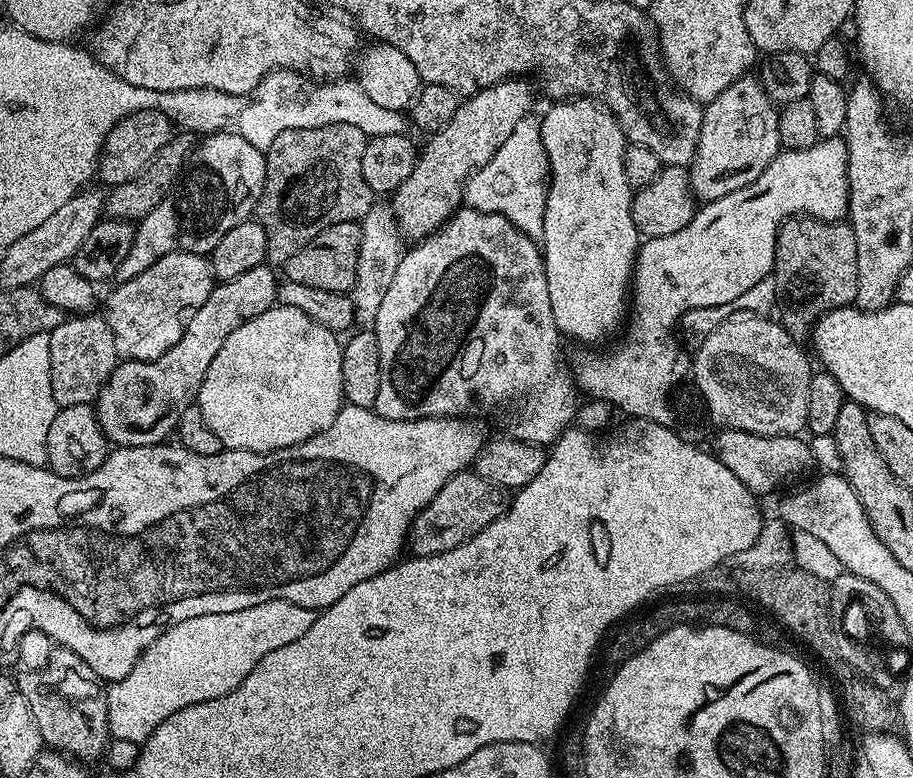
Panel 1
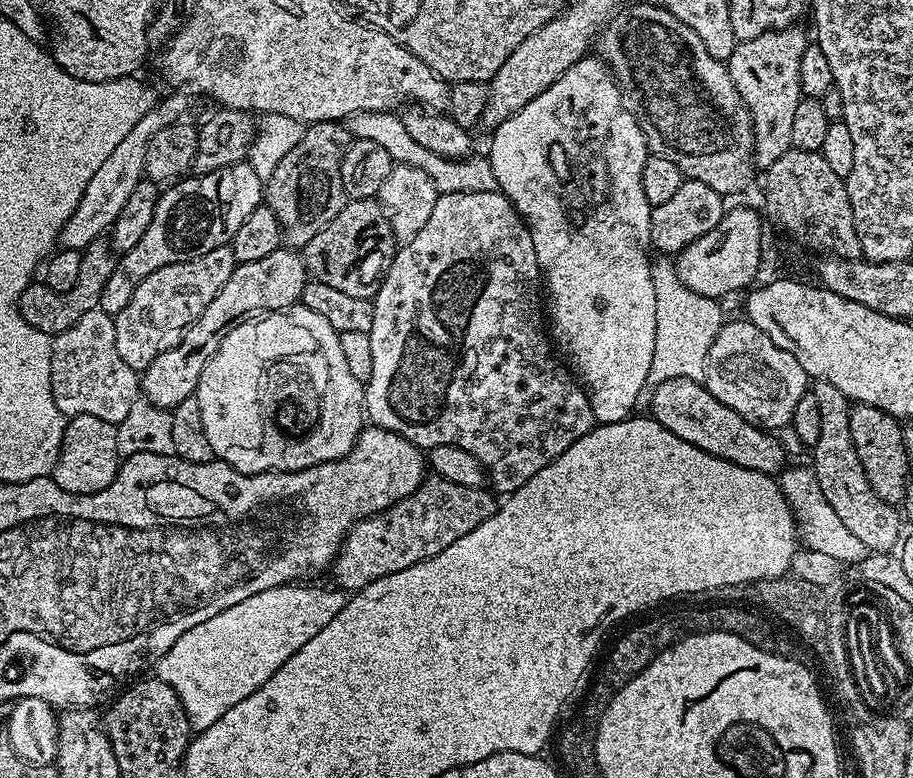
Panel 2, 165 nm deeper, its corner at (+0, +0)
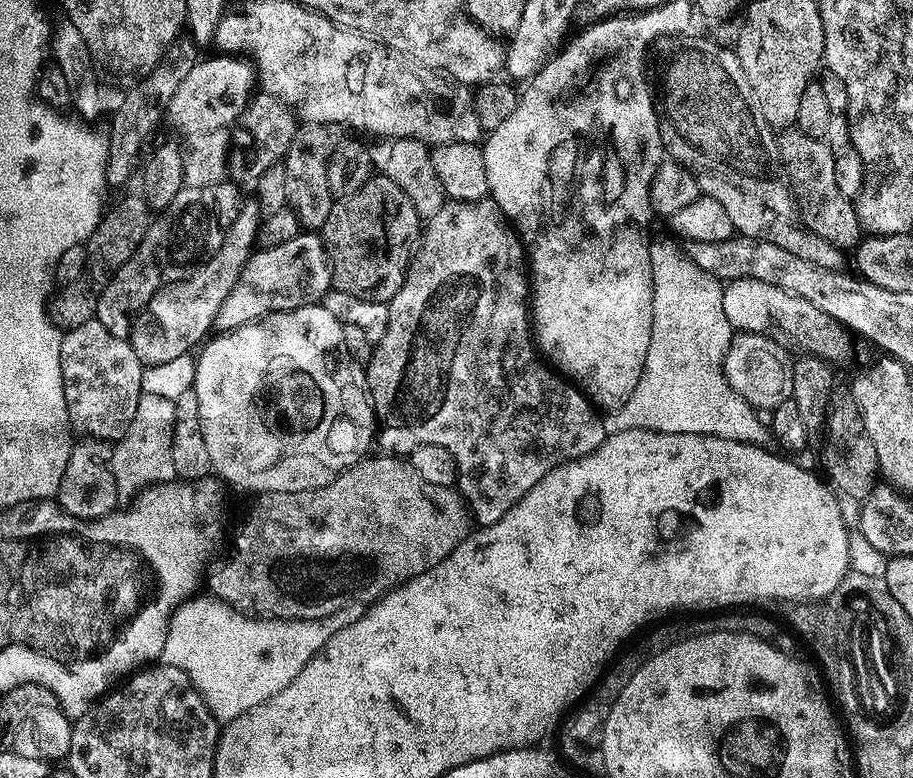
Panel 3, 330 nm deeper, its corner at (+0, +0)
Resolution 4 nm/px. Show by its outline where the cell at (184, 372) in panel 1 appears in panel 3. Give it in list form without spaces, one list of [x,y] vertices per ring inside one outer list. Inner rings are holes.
[[[302,230],[290,242],[282,242],[282,246],[260,248],[253,251],[251,258],[246,262],[234,290],[226,294],[222,306],[216,315],[216,324],[220,332],[229,332],[247,324],[253,324],[268,316],[271,312],[289,312],[300,308],[304,304],[318,304],[332,288],[332,267],[328,264],[328,251],[324,249],[324,241],[315,231]]]

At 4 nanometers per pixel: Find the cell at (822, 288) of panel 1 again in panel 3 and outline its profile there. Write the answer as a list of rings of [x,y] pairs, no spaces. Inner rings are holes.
[[[789,126],[779,133],[780,162],[784,165],[786,184],[792,187],[796,195],[796,204],[800,207],[803,227],[809,232],[826,238],[835,248],[841,250],[855,249],[862,239],[860,219],[856,213],[855,203],[847,200],[838,190],[838,181],[834,178],[836,152],[827,139],[810,138],[802,134],[799,128]]]

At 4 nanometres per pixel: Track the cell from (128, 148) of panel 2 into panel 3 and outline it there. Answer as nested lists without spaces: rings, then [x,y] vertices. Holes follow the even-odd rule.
[[[236,54],[215,55],[195,64],[190,74],[186,74],[185,80],[178,85],[174,98],[170,98],[167,115],[170,120],[172,116],[173,122],[182,131],[188,132],[189,137],[231,129],[231,124],[235,125],[247,108],[254,92],[252,84],[254,88],[258,80],[253,65],[247,59]]]

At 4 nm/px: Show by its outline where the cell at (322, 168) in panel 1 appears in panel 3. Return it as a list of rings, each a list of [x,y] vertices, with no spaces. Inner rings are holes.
[[[310,122],[301,123],[294,134],[294,142],[290,142],[290,150],[282,161],[286,174],[287,207],[292,209],[305,229],[323,229],[326,218],[330,218],[334,197],[330,184],[326,182],[326,170],[334,150],[345,138],[346,132],[341,125]]]

